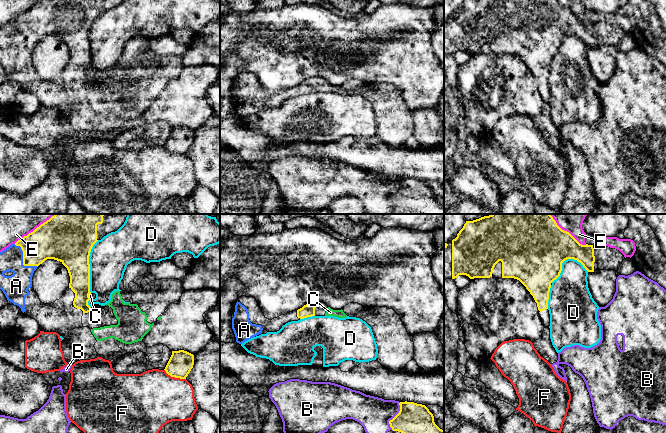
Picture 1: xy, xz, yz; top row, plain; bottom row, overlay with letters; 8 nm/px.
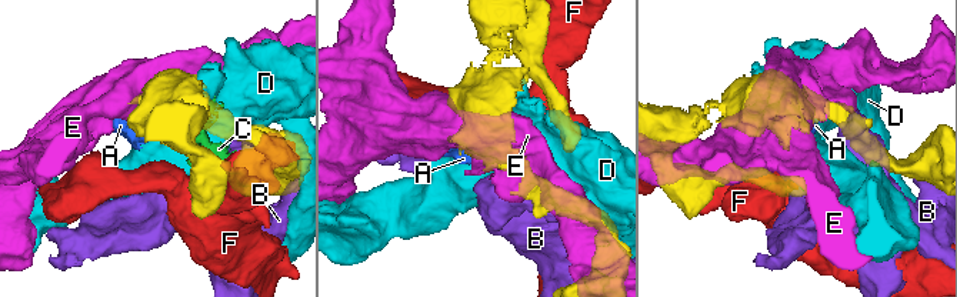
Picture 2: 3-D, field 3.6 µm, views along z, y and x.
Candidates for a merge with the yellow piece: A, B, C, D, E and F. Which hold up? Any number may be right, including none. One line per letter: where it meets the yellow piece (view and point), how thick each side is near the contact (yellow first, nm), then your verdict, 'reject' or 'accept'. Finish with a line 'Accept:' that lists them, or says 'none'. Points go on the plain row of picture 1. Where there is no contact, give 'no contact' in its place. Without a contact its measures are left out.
A: xy (23, 36) | 280/200 nm | accept
B: xz (395, 192) | 280/260 nm | reject
C: xy (88, 71) | 180/20 nm | accept
D: xy (89, 42) | 320/320 nm | reject
E: yz (570, 10) | 380/110 nm | reject
F: xy (174, 152) | 200/460 nm | reject
Accept: A, C

